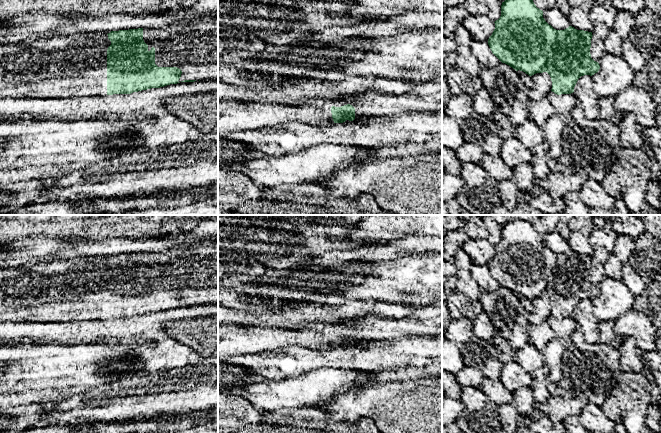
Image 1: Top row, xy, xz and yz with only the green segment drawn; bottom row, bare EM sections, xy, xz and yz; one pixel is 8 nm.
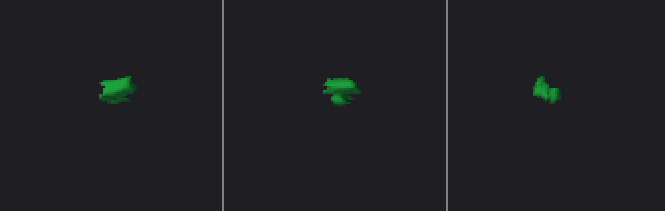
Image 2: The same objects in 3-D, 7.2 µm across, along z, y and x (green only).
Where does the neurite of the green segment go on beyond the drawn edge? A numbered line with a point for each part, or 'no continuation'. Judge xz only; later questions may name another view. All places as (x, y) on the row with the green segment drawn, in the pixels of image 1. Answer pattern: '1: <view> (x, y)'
1: xz (233, 115)

